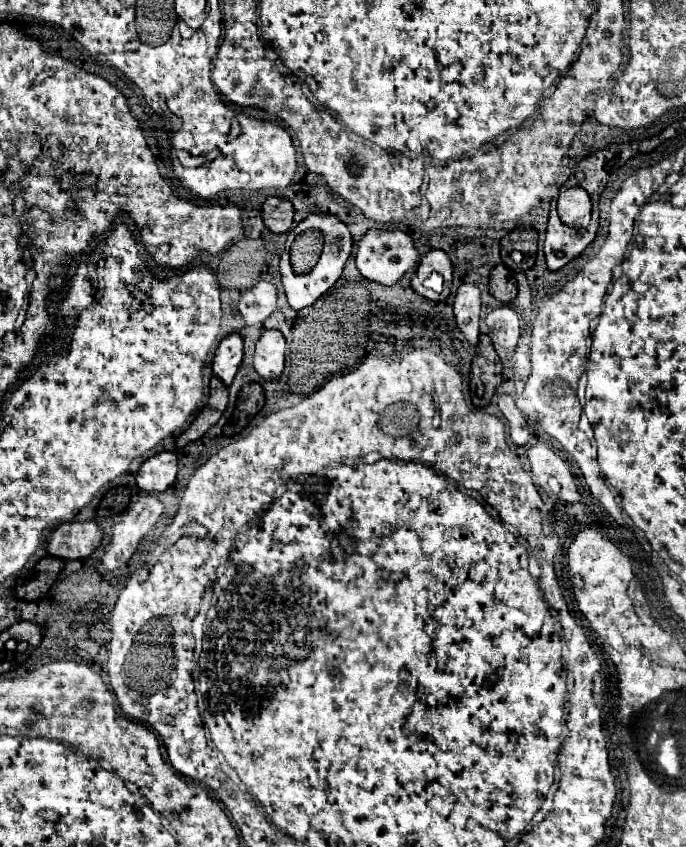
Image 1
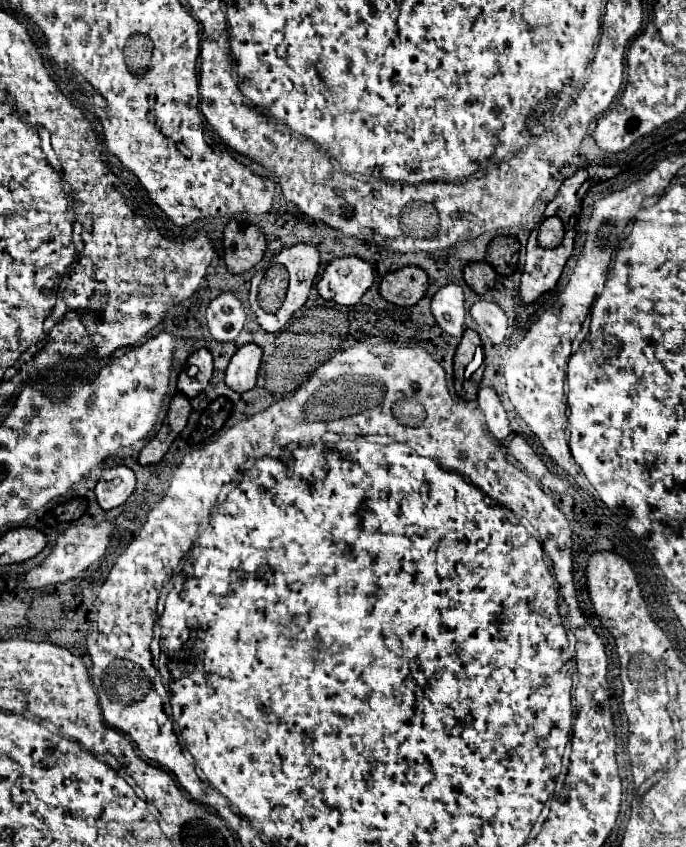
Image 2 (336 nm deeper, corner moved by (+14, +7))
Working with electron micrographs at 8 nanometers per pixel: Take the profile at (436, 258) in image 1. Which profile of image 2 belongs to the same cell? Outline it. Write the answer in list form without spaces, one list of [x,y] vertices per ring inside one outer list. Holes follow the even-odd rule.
[[[416,265],[388,273],[380,283],[380,295],[400,307],[416,305],[428,289],[428,275]]]

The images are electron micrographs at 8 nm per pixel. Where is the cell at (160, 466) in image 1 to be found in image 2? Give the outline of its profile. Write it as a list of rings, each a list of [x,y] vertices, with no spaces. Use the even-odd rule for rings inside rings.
[[[118,465],[112,469],[106,469],[102,473],[102,479],[96,485],[96,499],[104,511],[114,509],[122,505],[134,491],[136,477],[134,471],[126,465]]]

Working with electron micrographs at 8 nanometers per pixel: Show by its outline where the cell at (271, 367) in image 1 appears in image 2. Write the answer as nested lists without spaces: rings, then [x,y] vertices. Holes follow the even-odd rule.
[[[256,343],[240,347],[228,363],[226,385],[238,393],[250,391],[256,385],[260,361],[262,361],[262,349]]]

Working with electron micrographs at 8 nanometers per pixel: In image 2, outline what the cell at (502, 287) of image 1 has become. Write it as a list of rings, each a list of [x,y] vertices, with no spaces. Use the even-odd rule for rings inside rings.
[[[486,261],[468,263],[468,265],[464,267],[464,281],[466,281],[478,295],[484,295],[488,289],[494,287],[494,283],[496,283],[496,271],[494,271],[494,267],[490,267],[490,263],[486,263]]]

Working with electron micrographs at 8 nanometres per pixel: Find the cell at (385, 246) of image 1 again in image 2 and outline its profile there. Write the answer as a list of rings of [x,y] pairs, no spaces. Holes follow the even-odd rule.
[[[336,257],[318,281],[318,293],[338,305],[356,305],[374,283],[374,267],[356,257]]]

